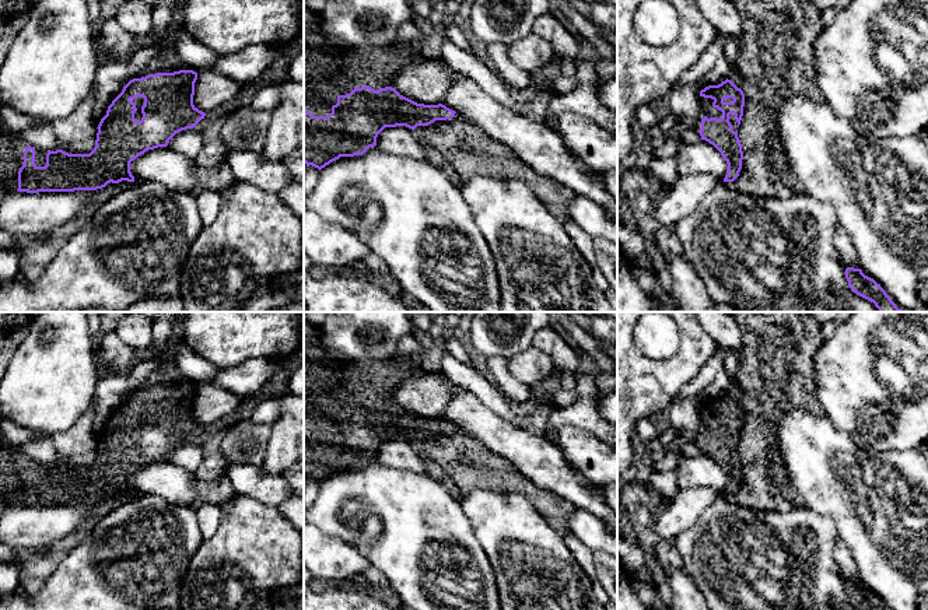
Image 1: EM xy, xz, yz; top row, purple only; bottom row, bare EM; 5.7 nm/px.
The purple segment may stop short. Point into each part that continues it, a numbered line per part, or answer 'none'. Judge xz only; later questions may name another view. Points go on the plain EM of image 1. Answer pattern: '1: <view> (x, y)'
1: xz (329, 384)

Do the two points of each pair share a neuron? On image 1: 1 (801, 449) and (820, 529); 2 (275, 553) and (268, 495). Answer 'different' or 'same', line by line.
1: different
2: different

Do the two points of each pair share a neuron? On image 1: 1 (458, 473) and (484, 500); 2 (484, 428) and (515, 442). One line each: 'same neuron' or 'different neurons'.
1: different neurons
2: same neuron

